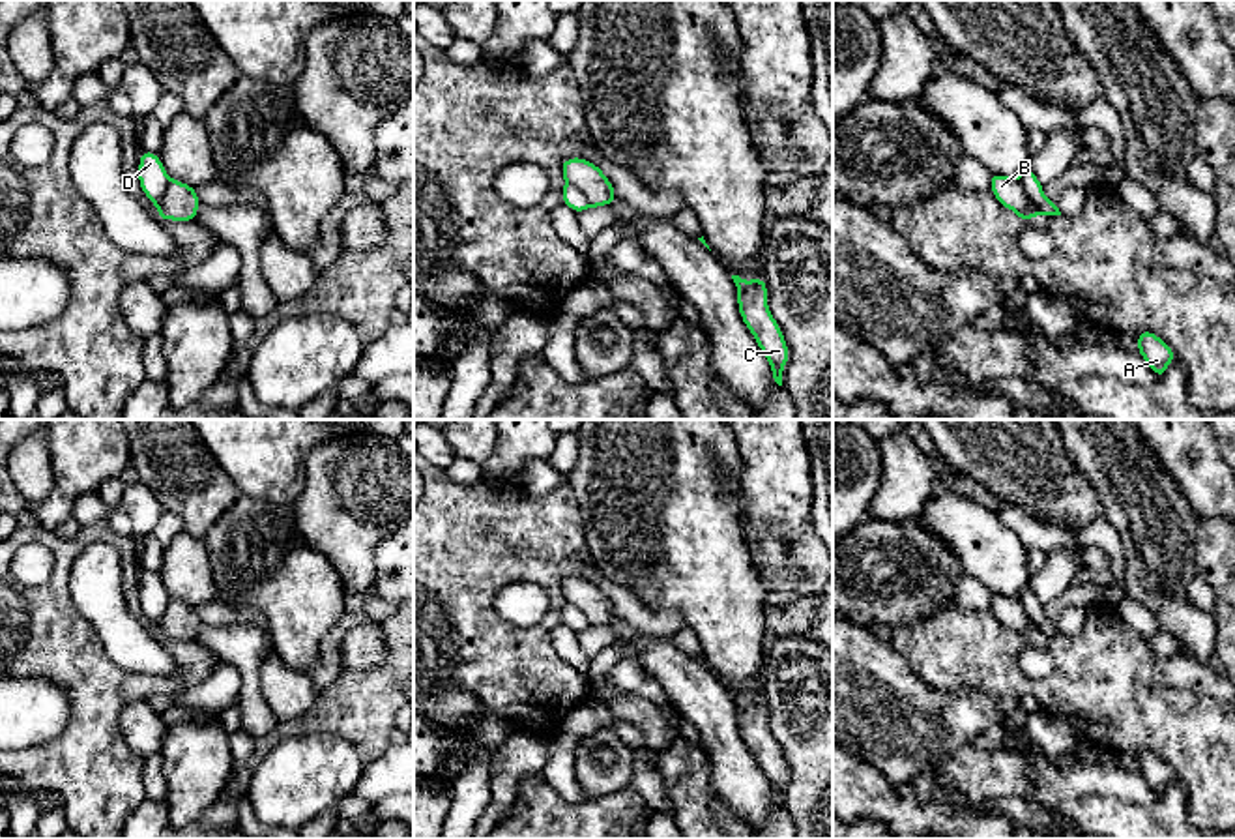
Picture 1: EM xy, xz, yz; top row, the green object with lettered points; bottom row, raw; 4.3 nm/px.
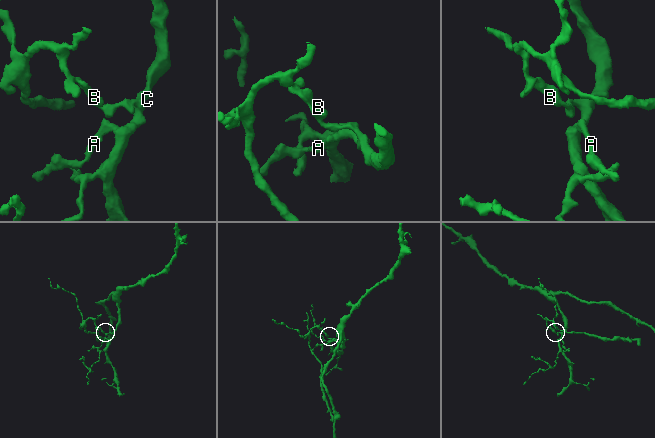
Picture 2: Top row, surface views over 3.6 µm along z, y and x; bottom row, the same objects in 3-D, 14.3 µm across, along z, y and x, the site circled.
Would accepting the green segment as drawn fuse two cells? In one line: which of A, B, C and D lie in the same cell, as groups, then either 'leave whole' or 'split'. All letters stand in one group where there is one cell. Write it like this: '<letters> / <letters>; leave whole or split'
A C D / B; split

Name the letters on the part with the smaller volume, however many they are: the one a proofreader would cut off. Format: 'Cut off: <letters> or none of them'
Cut off: B

